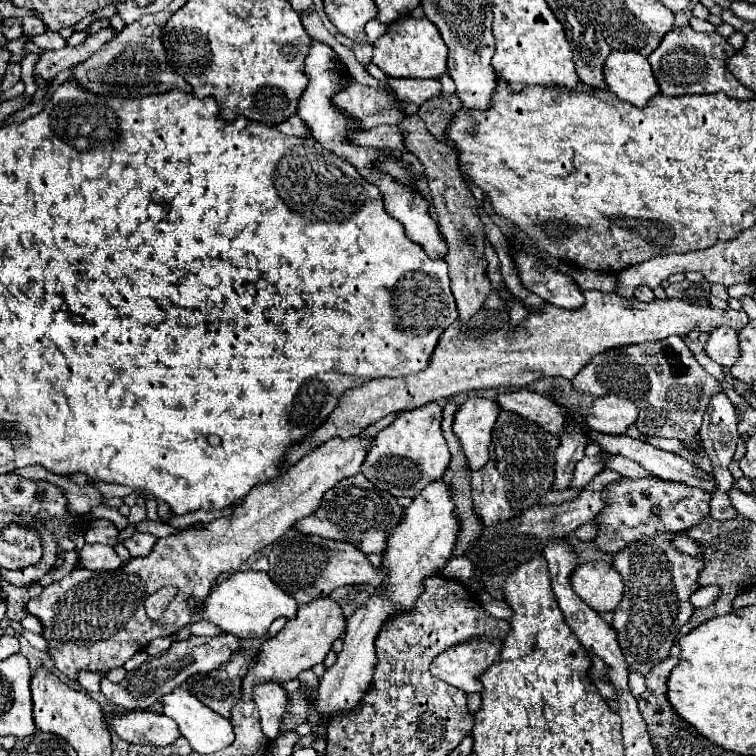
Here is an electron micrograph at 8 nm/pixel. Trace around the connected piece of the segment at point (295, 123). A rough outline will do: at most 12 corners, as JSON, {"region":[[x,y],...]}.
{"region":[[296,114],[276,124],[288,136],[306,136],[306,124]]}

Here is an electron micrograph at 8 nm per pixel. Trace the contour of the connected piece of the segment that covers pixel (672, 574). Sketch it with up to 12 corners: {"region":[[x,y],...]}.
{"region":[[646,538],[614,556],[628,670],[668,656],[702,560]]}

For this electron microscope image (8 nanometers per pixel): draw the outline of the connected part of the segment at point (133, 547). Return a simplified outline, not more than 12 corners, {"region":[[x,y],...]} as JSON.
{"region":[[134,532],[122,544],[130,556],[146,556],[156,536]]}

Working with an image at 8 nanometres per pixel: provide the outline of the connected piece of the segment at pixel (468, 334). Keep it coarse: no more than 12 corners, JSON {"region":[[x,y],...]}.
{"region":[[584,292],[516,328],[480,308],[424,372],[376,378],[286,462],[390,412],[466,390],[574,378],[624,344],[742,330],[744,310]]}

